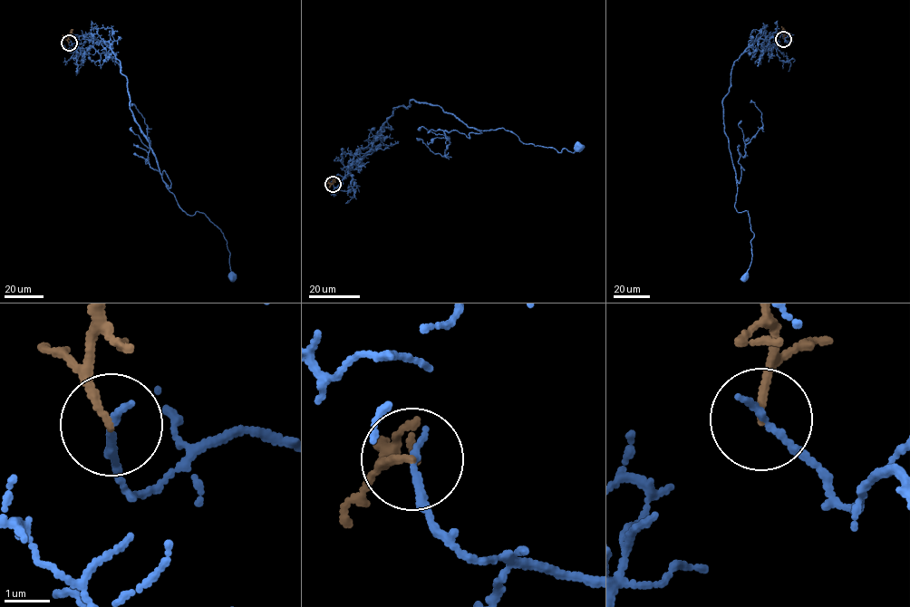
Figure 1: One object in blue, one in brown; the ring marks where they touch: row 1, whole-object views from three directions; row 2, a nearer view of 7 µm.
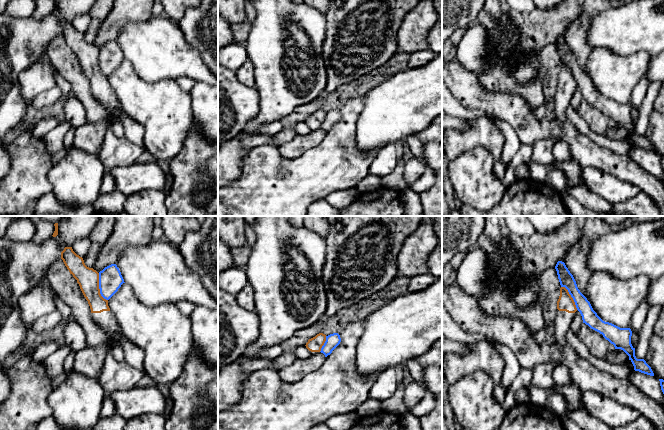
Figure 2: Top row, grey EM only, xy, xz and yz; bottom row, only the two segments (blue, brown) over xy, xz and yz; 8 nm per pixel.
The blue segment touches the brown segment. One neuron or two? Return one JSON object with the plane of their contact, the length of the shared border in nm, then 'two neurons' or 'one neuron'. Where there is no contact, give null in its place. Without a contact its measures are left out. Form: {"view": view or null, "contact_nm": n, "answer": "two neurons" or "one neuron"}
{"view": "xy", "contact_nm": 240, "answer": "two neurons"}

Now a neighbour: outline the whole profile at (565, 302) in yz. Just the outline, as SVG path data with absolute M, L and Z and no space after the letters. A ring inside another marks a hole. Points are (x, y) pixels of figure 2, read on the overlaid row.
M565 287L560 288L560 296L557 301L557 313L555 325L555 344L566 345L565 336L570 329L572 320L577 311L575 302Z

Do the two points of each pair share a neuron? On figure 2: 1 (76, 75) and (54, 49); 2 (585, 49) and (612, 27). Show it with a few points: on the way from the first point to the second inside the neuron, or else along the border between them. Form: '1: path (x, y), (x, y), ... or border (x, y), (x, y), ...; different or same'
1: path (70, 69), (60, 55); same
2: border (590, 21), (586, 41), (593, 48); different

